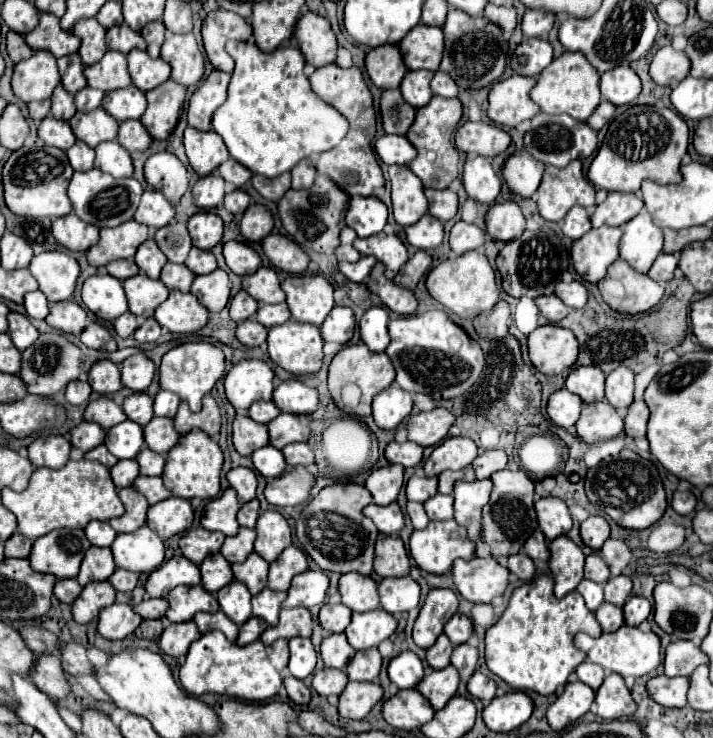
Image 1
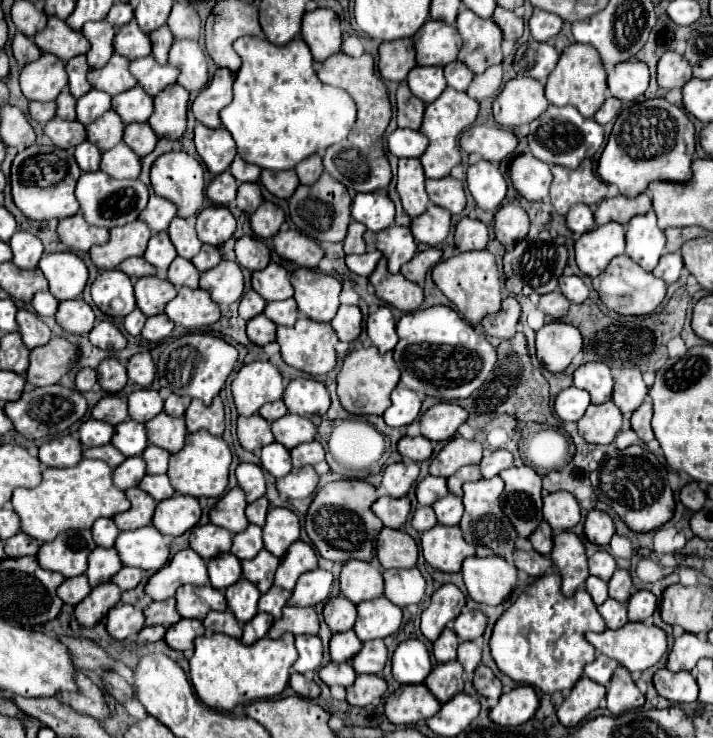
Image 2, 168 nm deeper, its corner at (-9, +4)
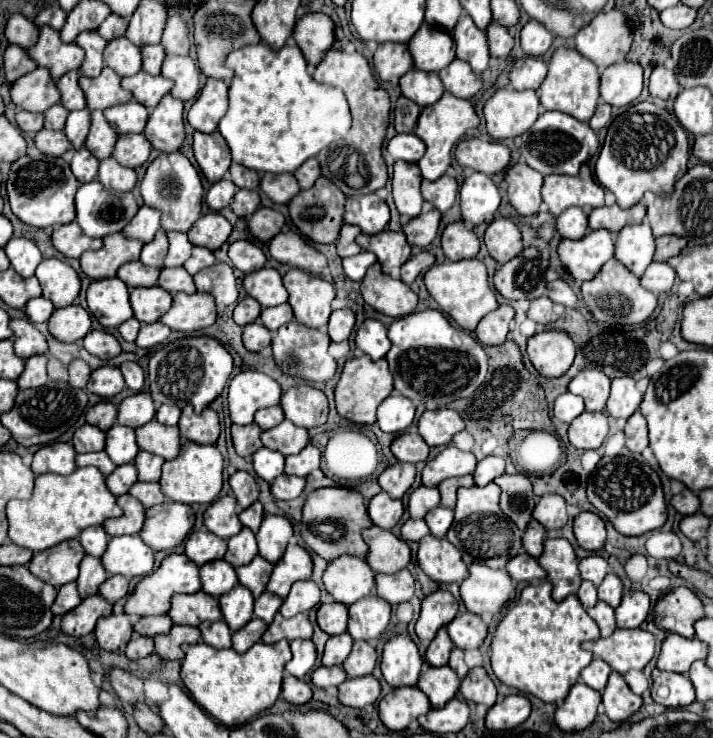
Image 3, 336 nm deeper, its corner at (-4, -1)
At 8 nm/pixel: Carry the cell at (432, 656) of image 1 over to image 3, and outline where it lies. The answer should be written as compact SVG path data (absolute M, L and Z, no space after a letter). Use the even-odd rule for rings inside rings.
M441 627L441 631L437 631L435 639L431 641L431 645L429 645L427 653L425 653L425 659L427 659L427 663L433 665L433 667L447 665L451 649L453 649L453 643L451 643L451 639L449 639L449 635L447 635L447 629Z

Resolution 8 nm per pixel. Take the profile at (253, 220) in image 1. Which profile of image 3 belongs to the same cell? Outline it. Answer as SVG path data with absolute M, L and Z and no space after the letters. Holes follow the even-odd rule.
M261 207L259 211L253 213L253 217L249 219L249 231L253 233L253 237L257 237L259 241L269 241L273 239L281 227L285 223L285 217L279 211Z

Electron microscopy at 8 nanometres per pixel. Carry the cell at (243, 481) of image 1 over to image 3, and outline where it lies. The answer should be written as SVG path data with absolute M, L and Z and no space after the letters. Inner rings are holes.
M235 471L229 477L229 485L233 489L233 495L237 499L237 503L245 509L249 505L253 505L259 497L259 487L255 483L255 477L247 471Z

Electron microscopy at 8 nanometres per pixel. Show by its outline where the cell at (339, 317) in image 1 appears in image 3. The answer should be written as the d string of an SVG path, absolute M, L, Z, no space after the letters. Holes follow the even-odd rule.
M337 309L329 317L329 337L331 341L345 341L355 327L355 313L351 309Z

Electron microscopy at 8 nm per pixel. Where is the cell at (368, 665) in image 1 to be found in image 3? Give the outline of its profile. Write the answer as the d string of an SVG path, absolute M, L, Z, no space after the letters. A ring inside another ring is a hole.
M355 641L349 659L345 659L343 669L349 677L363 677L373 671L377 663L377 653L367 641Z

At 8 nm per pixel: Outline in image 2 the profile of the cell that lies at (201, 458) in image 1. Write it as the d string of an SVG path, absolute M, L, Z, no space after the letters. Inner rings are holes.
M198 430L194 434L186 436L186 446L170 456L170 468L168 478L176 492L190 494L194 498L200 496L212 496L220 498L228 486L228 468L232 462L232 454L228 444L220 436L212 436L206 430Z

